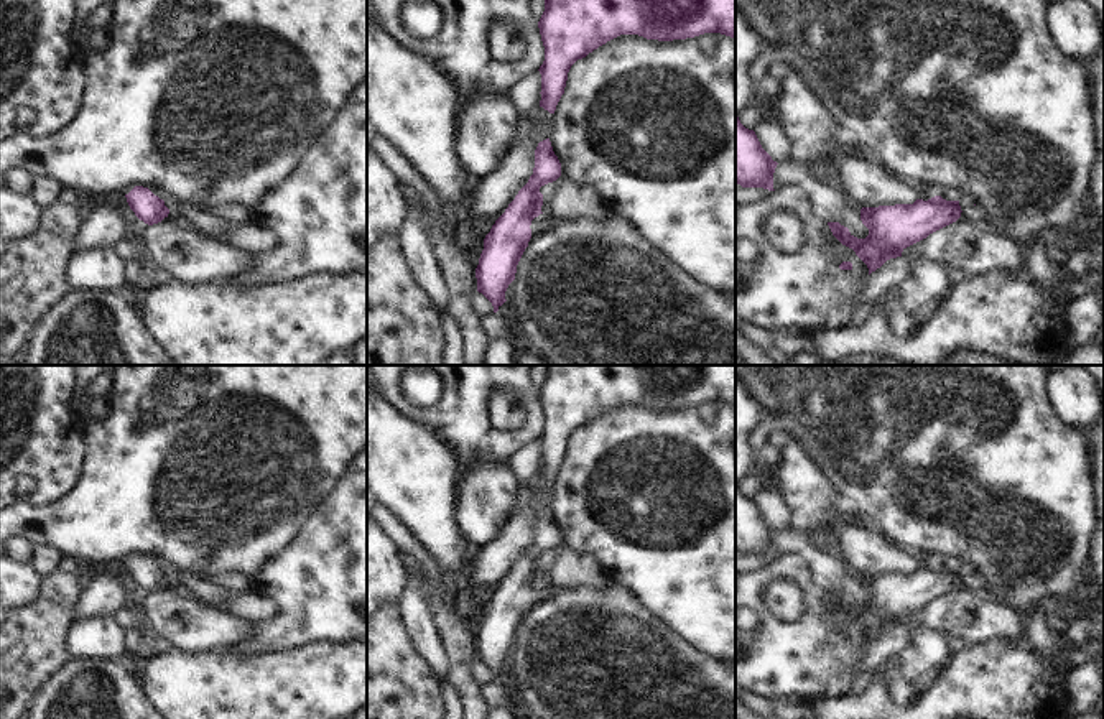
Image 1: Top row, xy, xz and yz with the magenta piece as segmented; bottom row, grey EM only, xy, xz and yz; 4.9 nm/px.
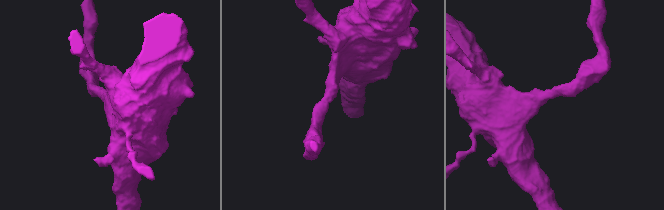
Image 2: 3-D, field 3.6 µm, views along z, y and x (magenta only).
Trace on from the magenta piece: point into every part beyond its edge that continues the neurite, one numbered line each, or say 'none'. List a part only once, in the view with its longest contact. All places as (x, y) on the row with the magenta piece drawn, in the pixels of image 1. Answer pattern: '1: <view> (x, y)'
1: xz (543, 222)

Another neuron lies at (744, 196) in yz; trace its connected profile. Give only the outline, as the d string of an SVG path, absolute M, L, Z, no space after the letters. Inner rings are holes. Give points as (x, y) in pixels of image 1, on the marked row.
M737 188L735 206L754 206L763 201L772 191L763 188Z

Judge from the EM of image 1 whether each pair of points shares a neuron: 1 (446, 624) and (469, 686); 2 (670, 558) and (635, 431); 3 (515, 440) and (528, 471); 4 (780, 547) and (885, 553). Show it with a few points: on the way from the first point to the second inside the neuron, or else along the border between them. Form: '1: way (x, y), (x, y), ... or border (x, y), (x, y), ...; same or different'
1: way (458, 639), (461, 645), (461, 672); same
2: way (624, 545), (584, 515), (581, 484), (593, 463); same
3: border (537, 436), (507, 458); different
4: border (830, 550), (859, 576); different

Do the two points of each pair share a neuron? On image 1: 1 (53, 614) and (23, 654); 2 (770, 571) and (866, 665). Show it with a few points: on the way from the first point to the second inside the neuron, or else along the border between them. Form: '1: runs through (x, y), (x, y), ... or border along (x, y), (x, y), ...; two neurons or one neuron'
1: runs through (45, 624), (32, 644); one neuron
2: border along (869, 644), (849, 681); two neurons

